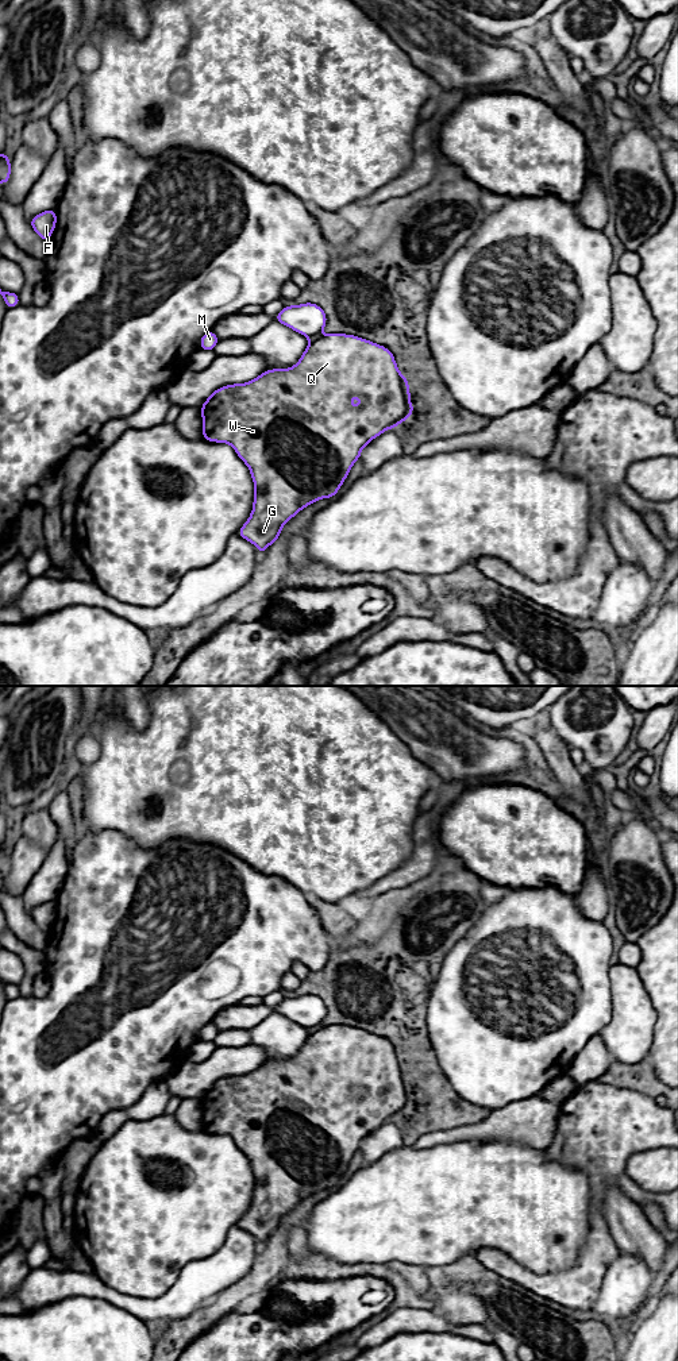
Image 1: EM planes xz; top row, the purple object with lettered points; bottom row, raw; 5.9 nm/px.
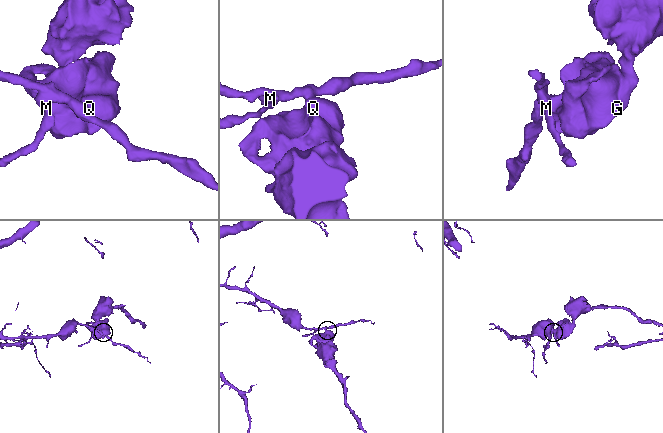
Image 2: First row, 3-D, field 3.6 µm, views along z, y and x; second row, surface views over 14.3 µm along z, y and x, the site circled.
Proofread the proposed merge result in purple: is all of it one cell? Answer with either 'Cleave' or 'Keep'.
Cleave

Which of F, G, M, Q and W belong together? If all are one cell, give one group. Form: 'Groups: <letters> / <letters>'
Groups: F M / G Q W

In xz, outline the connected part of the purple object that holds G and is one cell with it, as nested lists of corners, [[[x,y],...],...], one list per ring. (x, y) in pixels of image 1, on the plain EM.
[[[347,1025],[311,1030],[293,1059],[265,1061],[246,1075],[216,1080],[200,1098],[203,1130],[228,1134],[249,1158],[254,1173],[253,1202],[238,1226],[253,1234],[262,1246],[301,1200],[321,1190],[335,1188],[365,1137],[411,1109],[415,1098],[409,1091],[408,1069],[400,1064],[392,1042]]]

